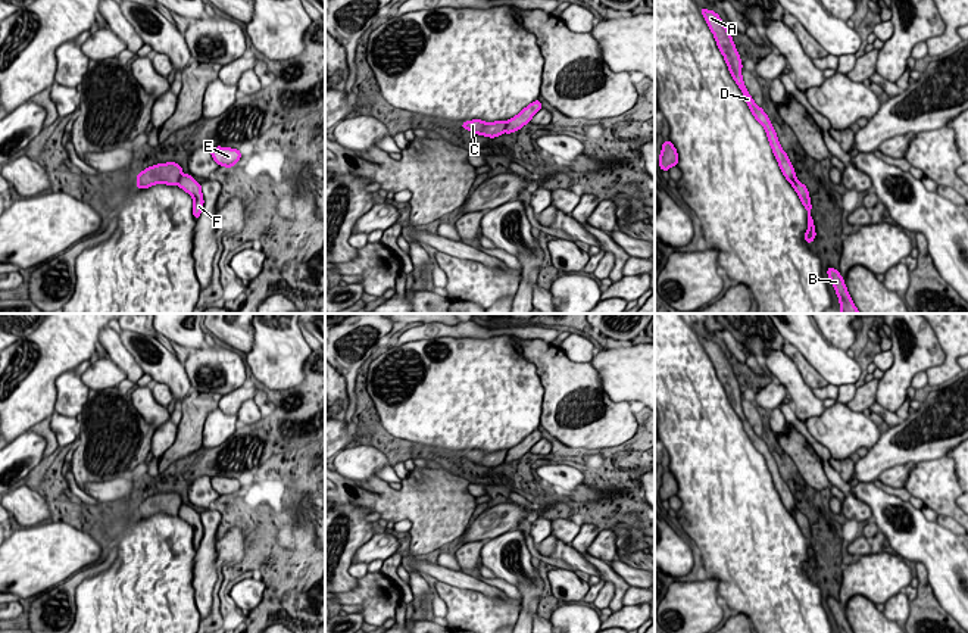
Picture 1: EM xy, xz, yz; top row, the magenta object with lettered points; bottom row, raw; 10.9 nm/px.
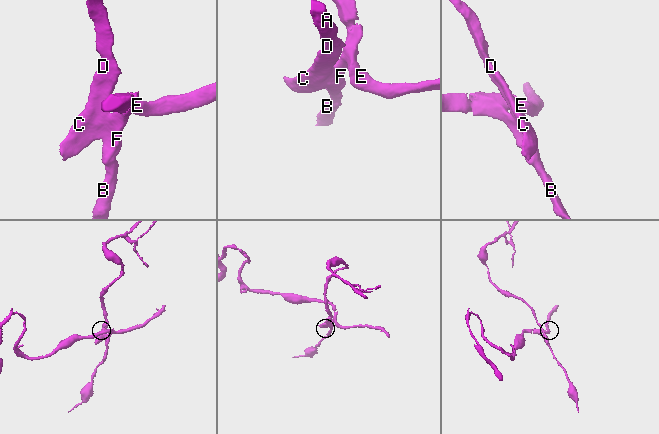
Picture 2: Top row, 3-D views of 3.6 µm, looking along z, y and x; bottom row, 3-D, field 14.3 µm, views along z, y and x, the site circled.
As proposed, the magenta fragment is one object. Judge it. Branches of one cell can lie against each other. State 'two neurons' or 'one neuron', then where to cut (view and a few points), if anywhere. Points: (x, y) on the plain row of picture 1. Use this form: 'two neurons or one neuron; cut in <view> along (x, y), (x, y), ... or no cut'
two neurons; cut in xz along (508, 451), (503, 461)

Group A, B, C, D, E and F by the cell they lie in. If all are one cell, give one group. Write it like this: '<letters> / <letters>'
A C D / B E F

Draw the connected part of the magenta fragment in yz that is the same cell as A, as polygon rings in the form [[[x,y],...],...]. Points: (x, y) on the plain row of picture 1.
[[[700,339],[700,343],[703,344],[709,359],[712,361],[716,375],[725,389],[725,393],[730,399],[733,409],[740,417],[744,431],[747,433],[752,445],[765,458],[768,471],[771,474],[771,478],[780,495],[783,505],[786,506],[786,509],[789,512],[796,511],[797,508],[796,508],[794,498],[793,498],[787,483],[781,478],[777,462],[774,461],[774,456],[772,456],[771,450],[768,449],[768,445],[764,442],[762,437],[759,437],[753,431],[752,425],[749,424],[749,421],[743,412],[743,406],[741,406],[743,395],[741,395],[740,384],[734,375],[734,371],[733,371],[733,367],[731,367],[728,358],[724,355],[719,344],[715,343],[713,340]]]

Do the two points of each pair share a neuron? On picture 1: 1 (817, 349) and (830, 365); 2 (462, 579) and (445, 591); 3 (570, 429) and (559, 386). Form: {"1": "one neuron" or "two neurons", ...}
{"1": "one neuron", "2": "two neurons", "3": "one neuron"}

